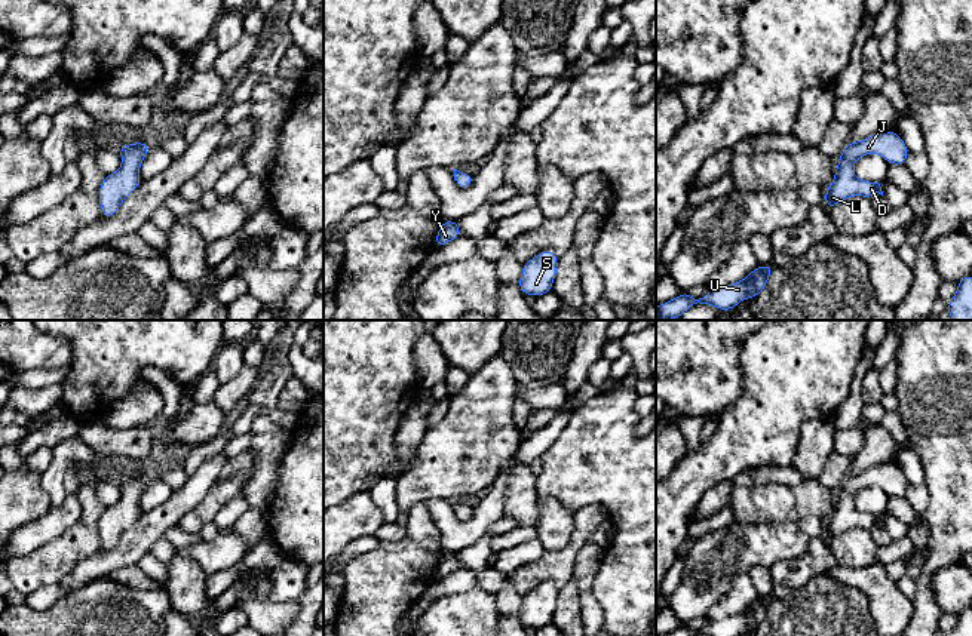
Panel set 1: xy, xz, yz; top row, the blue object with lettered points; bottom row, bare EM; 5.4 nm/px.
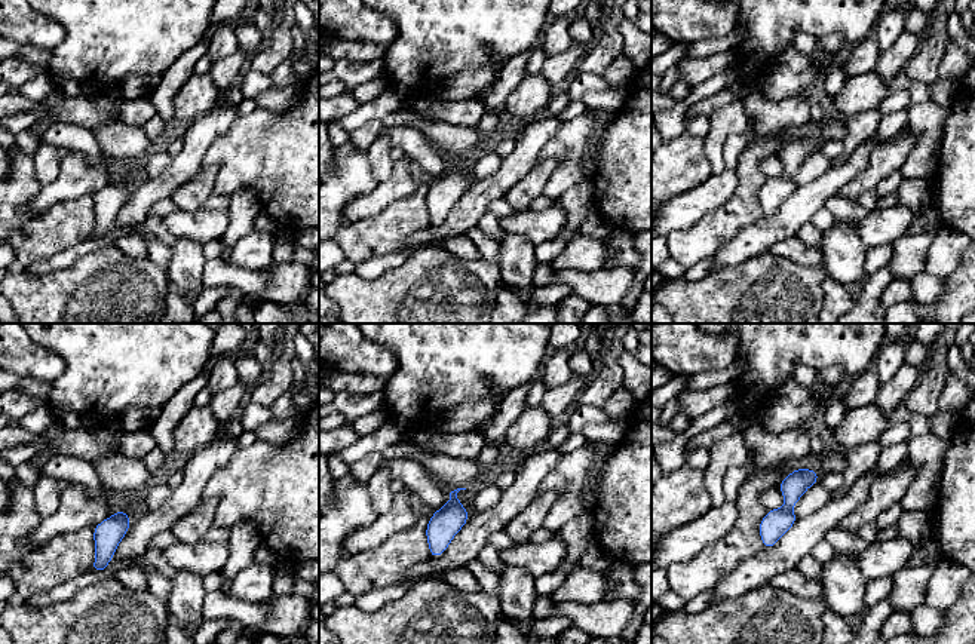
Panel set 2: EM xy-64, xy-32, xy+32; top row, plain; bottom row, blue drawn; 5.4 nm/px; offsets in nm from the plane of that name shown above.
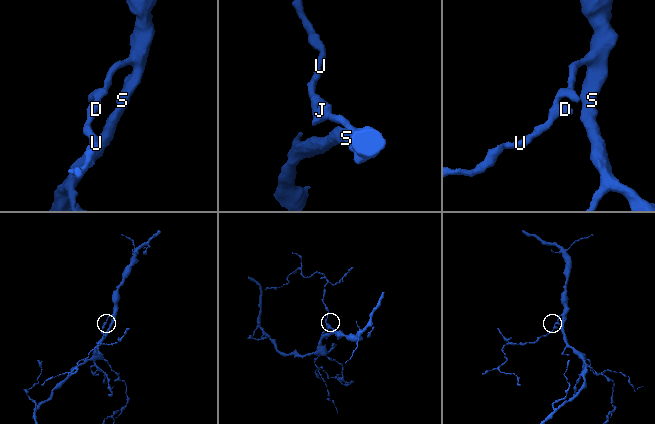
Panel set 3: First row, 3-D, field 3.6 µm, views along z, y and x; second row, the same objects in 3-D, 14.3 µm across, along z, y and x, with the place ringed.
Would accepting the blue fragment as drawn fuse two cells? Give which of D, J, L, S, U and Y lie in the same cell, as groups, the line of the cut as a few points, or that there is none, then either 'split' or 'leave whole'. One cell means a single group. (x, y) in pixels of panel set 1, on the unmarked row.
groups D J L S U Y; cut none; leave whole

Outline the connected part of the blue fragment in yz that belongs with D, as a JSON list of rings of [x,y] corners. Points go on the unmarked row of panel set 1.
[[[895,463],[867,468],[861,474],[849,473],[835,500],[834,513],[825,522],[825,540],[830,541],[852,528],[871,531],[876,525],[883,528],[879,514],[859,513],[853,506],[855,494],[867,486],[876,485],[889,497],[905,497],[908,480]]]

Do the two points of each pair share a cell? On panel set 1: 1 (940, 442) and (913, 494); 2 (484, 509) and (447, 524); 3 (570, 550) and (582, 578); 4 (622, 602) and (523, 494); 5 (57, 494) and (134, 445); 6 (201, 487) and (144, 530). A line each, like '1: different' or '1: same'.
1: different
2: same
3: different
4: different
5: different
6: same

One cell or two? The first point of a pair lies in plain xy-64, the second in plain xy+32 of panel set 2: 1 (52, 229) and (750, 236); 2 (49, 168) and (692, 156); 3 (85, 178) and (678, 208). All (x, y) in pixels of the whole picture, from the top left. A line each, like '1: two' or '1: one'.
1: two
2: two
3: one

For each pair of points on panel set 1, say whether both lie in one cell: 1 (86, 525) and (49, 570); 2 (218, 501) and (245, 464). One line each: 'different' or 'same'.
1: same
2: different

